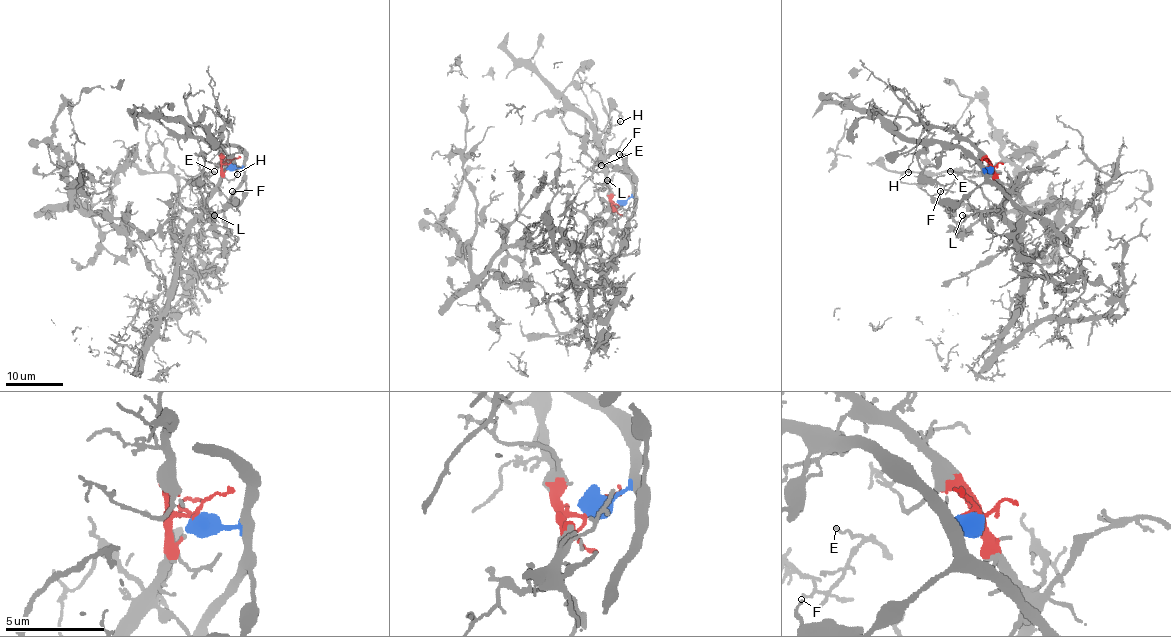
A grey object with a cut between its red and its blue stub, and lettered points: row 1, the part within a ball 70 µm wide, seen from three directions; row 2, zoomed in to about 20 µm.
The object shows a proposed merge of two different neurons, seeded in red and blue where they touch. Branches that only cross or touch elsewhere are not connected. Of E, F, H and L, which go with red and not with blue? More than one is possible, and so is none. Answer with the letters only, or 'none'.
E, H, L

